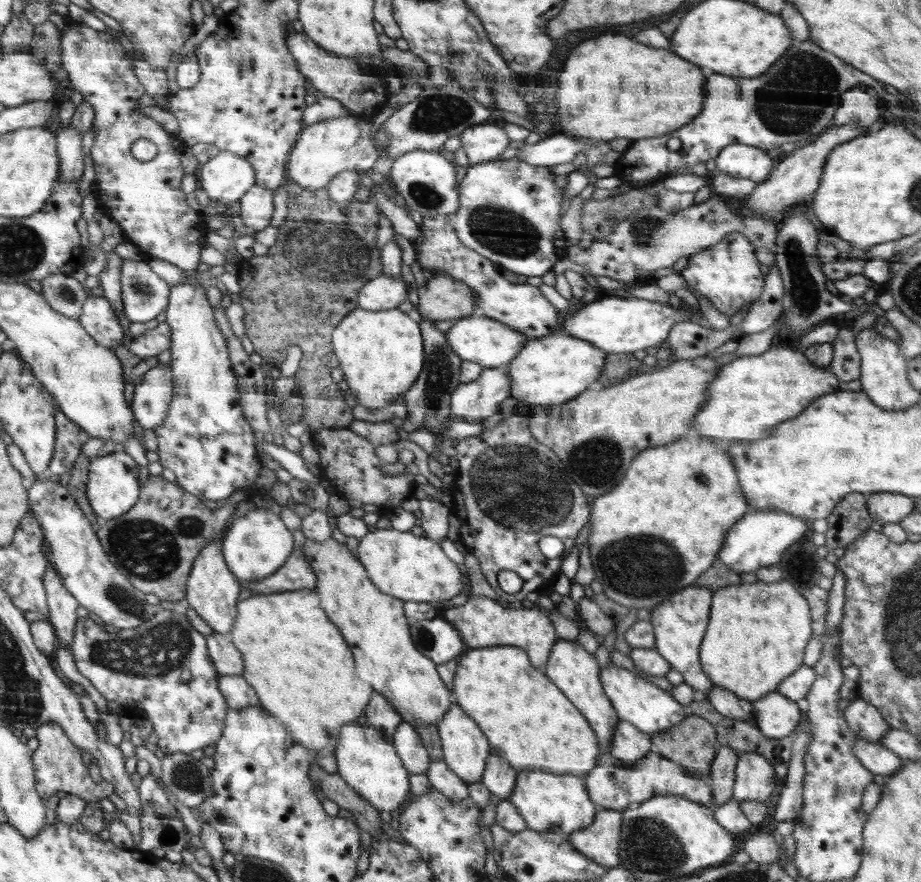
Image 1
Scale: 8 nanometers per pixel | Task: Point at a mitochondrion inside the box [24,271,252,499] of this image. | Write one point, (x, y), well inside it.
(144, 291)

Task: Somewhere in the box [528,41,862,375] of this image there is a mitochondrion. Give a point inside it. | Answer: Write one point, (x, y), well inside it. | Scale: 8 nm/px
(791, 103)

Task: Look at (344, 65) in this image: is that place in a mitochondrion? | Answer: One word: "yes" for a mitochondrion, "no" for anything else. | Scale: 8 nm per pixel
no

